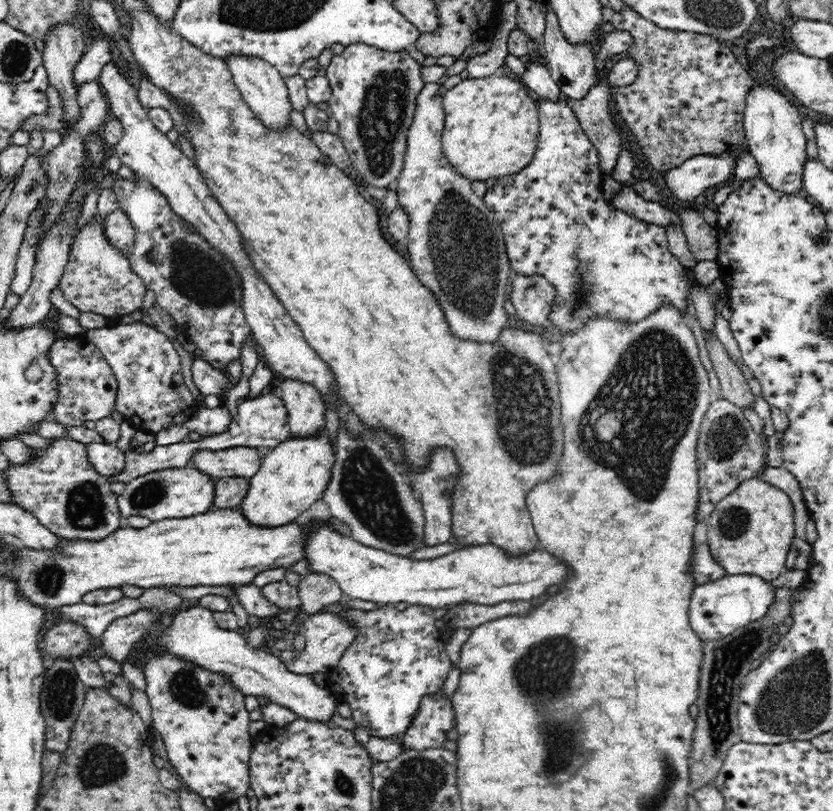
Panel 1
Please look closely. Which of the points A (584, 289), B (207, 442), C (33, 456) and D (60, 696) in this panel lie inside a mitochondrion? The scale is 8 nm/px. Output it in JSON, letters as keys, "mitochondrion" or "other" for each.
{"A":"mitochondrion","B":"other","C":"other","D":"mitochondrion"}

